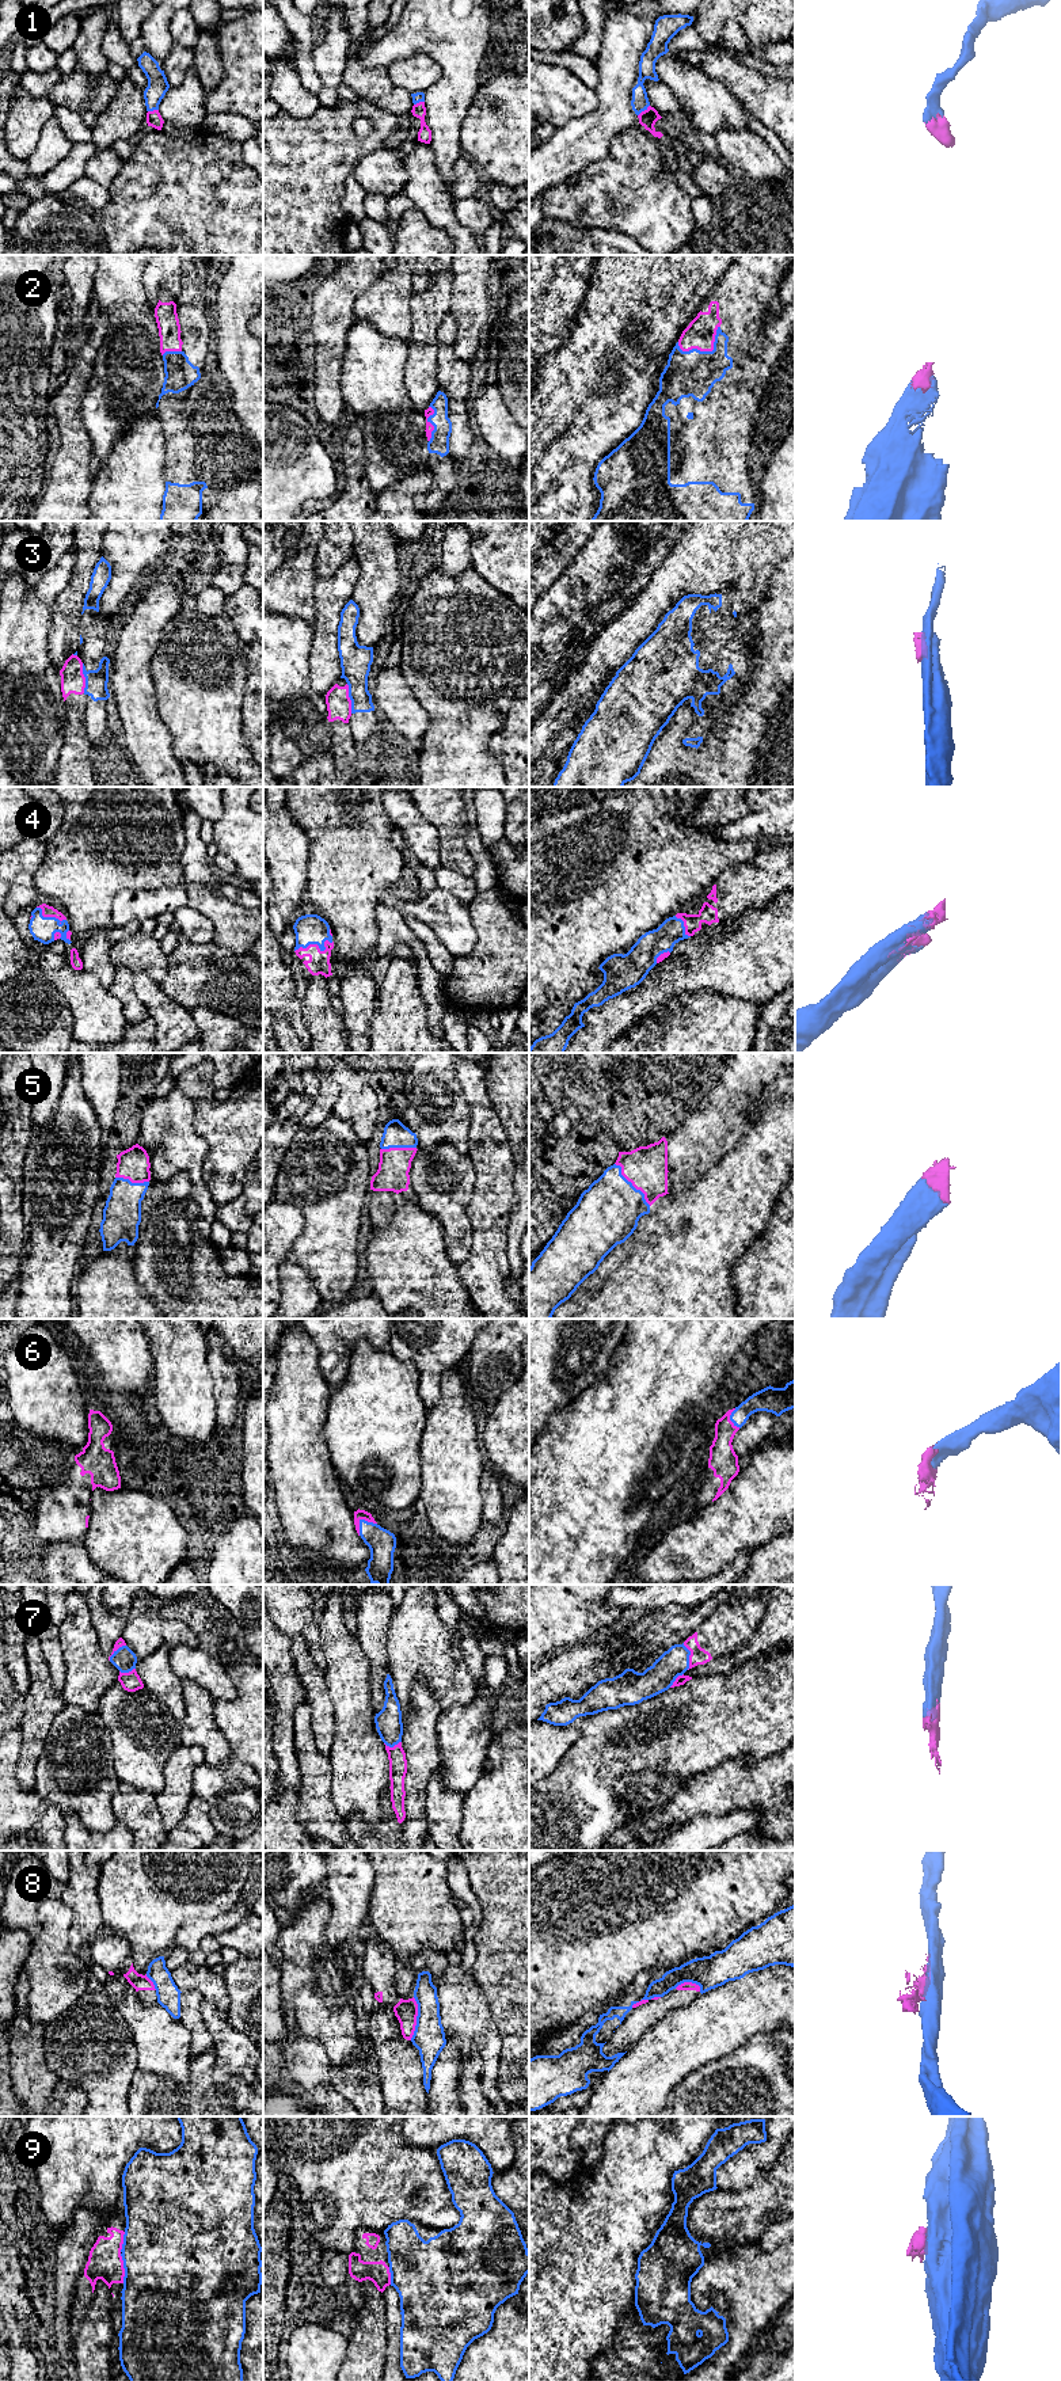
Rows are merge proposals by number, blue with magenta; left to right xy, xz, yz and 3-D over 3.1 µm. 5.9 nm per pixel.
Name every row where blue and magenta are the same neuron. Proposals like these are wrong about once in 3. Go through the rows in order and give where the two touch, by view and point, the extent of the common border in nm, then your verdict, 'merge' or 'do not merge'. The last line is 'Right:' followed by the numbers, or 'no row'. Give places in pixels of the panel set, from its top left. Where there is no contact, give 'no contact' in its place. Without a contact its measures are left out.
1: meets blue in yz at (643, 110); contact 100 nm long; merge
2: meets blue in yz at (706, 352); contact 280 nm long; merge
3: meets blue in xy at (86, 679); contact 180 nm long; do not merge
4: meets blue in xz at (316, 943); contact 240 nm long; merge
5: meets blue in yz at (631, 1185); contact 340 nm long; merge
6: meets blue in xz at (361, 1520); contact 130 nm long; merge
7: meets blue in yz at (688, 1657); contact 160 nm long; merge
8: meets blue in xz at (417, 2019); contact 260 nm long; do not merge
9: meets blue in xy at (124, 2267); contact 180 nm long; do not merge
Right: 1, 2, 4, 5, 6, 7

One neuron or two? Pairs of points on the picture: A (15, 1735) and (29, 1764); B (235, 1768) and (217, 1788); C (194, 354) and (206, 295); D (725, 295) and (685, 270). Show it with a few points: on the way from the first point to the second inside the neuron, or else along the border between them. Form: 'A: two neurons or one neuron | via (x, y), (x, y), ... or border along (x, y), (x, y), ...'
A: two neurons | border along (21, 1729), (22, 1745), (15, 1776)
B: one neuron | via (232, 1773), (223, 1783)
C: one neuron | via (194, 339), (194, 310)
D: two neurons | border along (729, 269), (707, 296), (696, 315)

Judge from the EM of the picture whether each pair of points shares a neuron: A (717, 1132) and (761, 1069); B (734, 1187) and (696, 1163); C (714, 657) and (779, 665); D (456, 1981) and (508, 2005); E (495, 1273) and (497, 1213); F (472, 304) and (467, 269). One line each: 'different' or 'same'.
A: same
B: different
C: different
D: different
E: same
F: same

